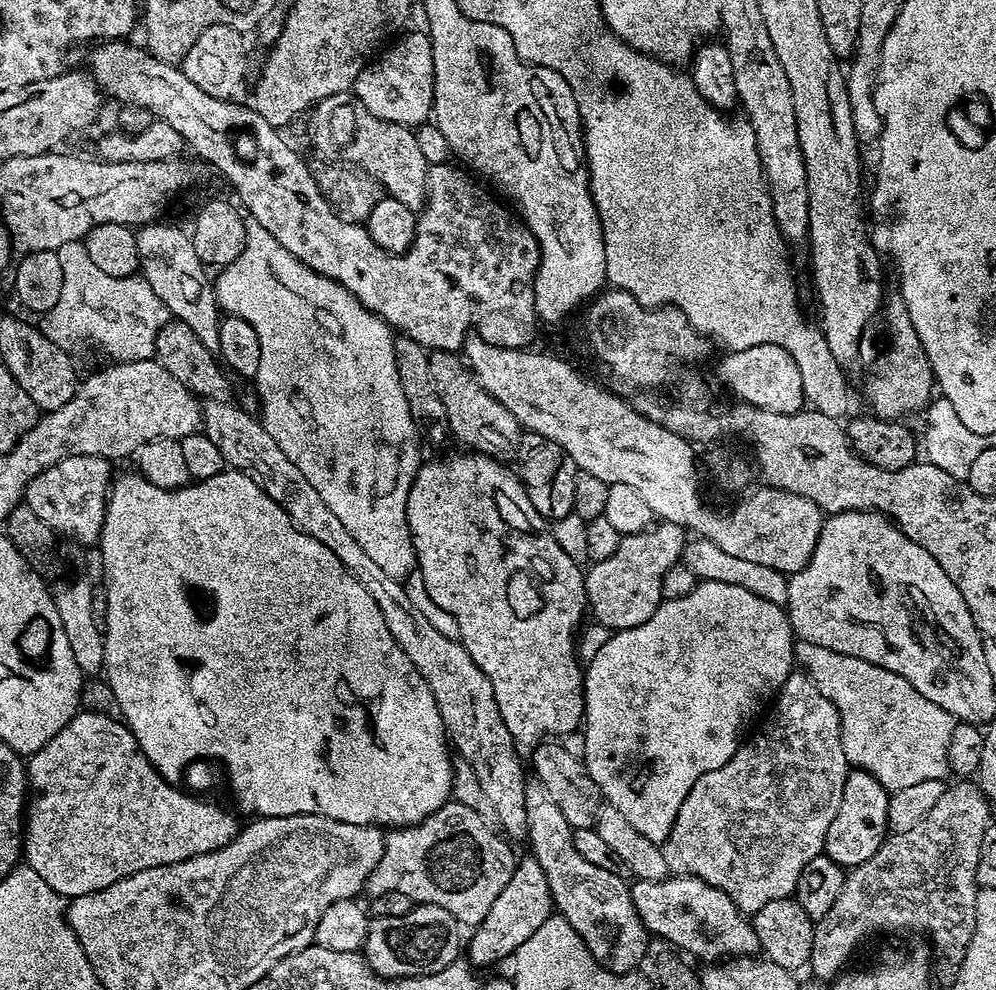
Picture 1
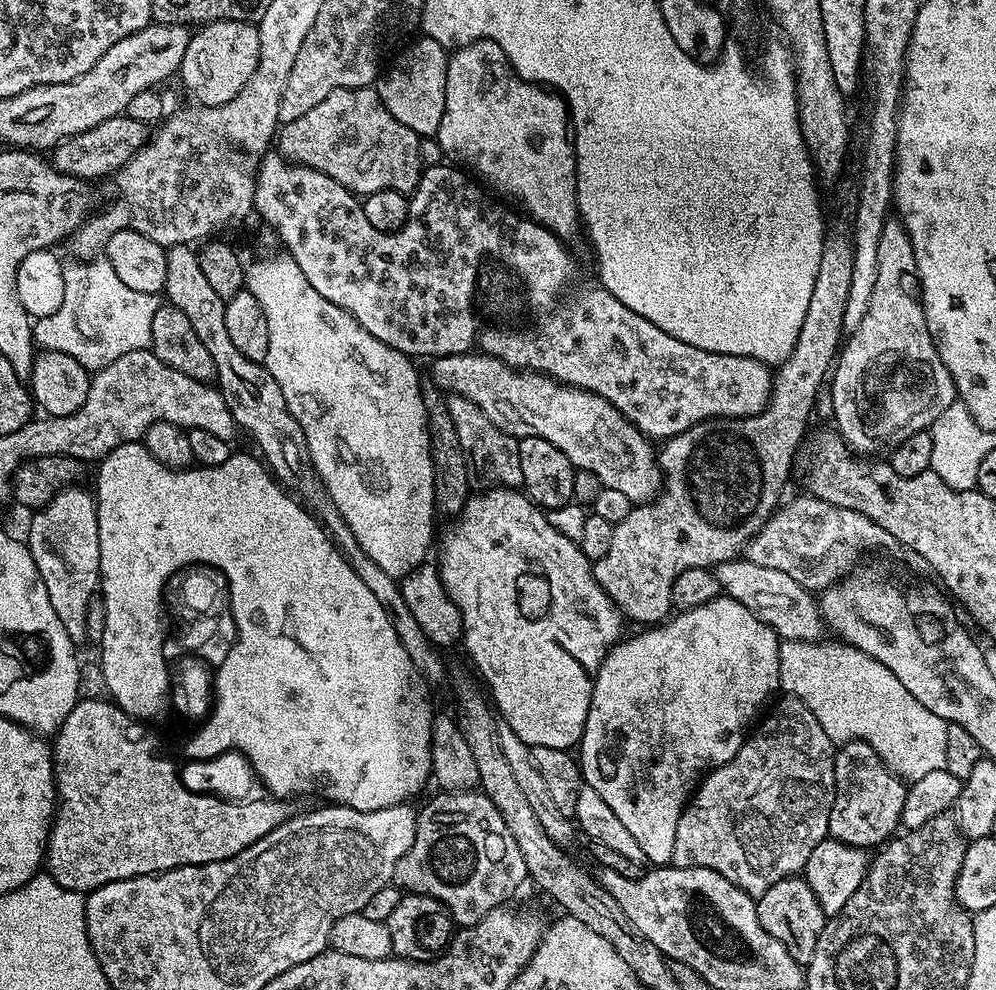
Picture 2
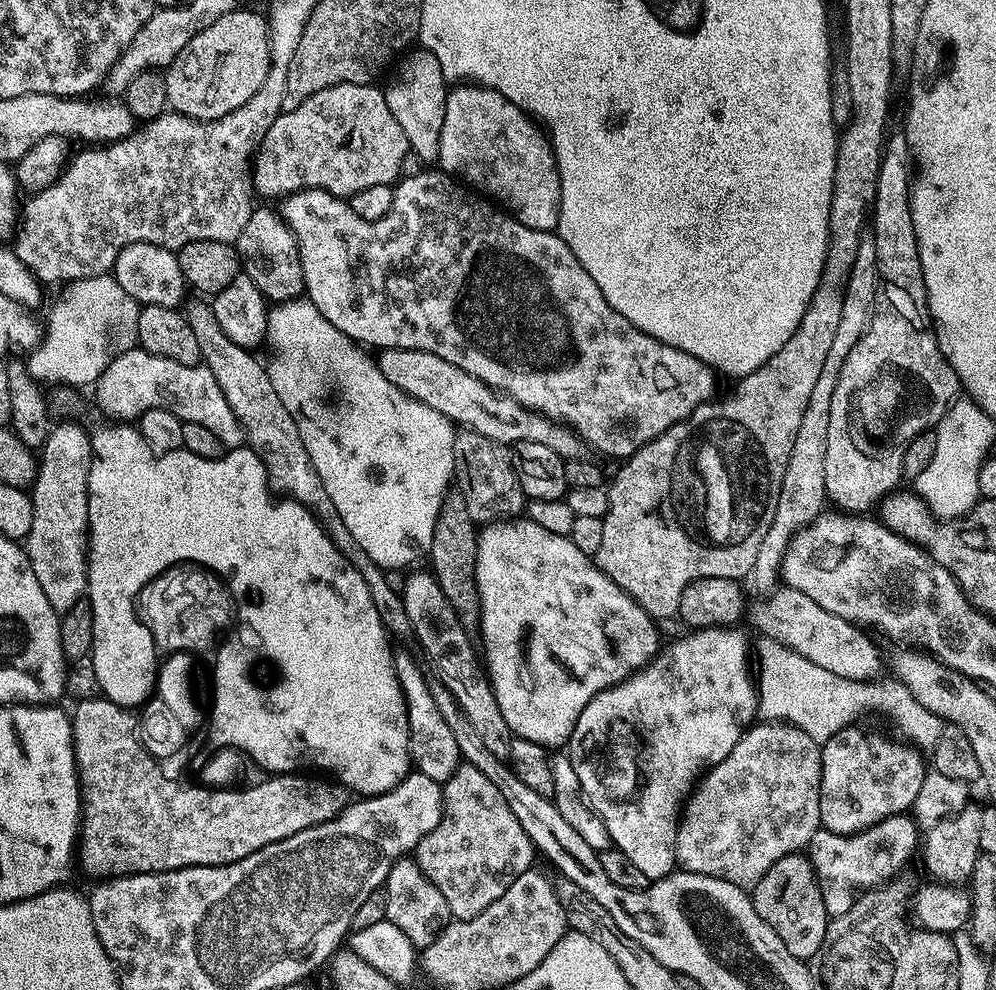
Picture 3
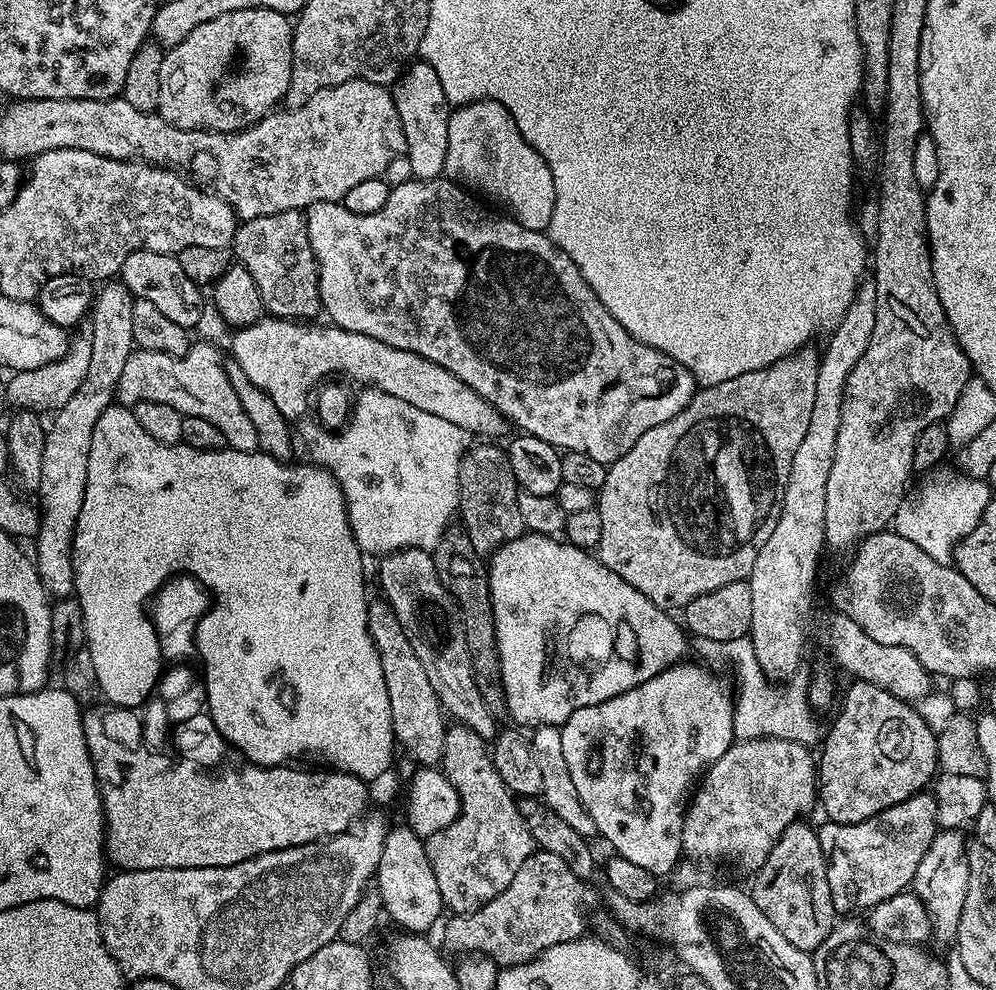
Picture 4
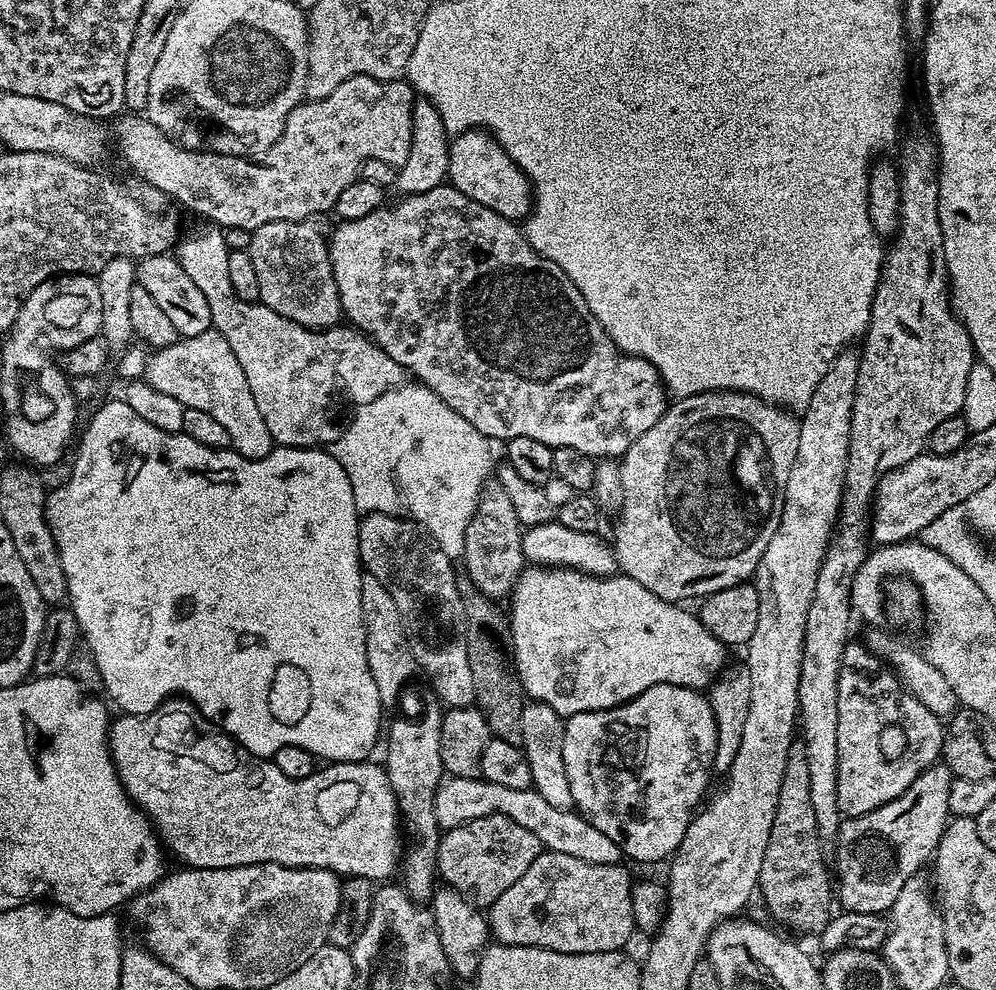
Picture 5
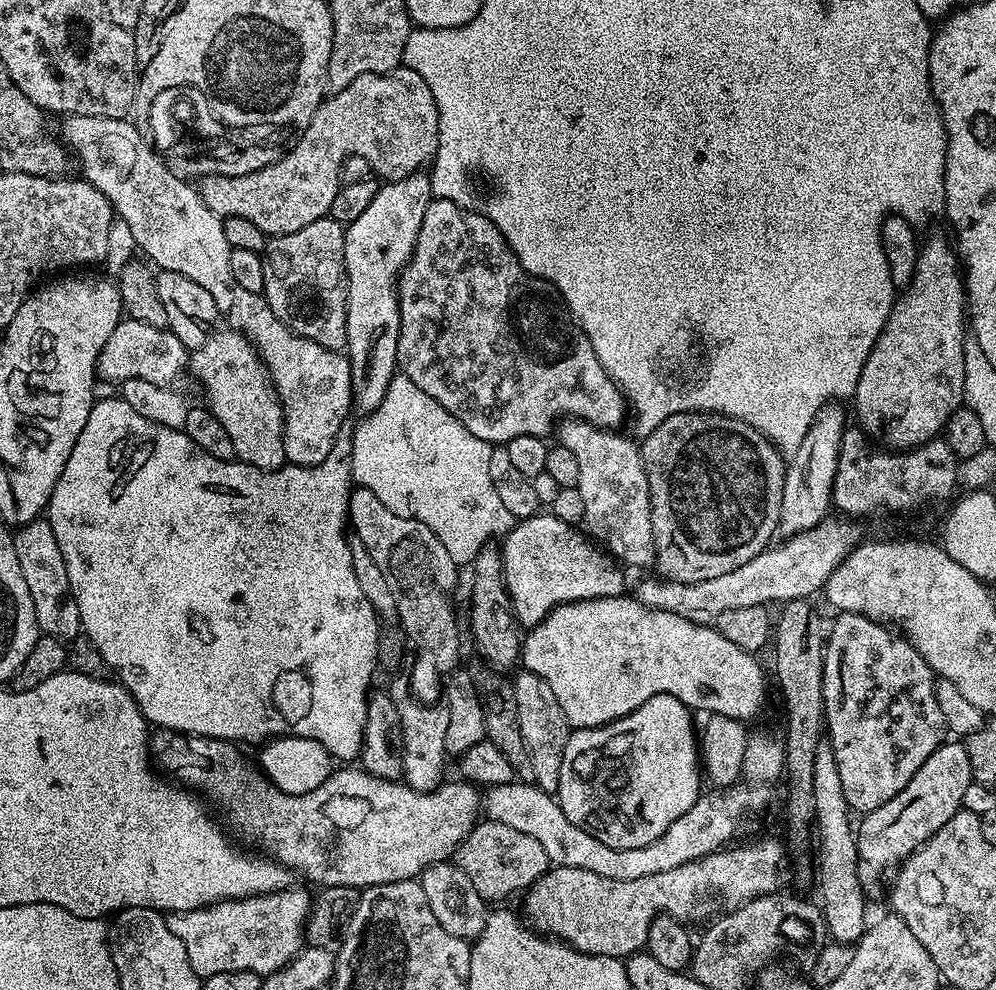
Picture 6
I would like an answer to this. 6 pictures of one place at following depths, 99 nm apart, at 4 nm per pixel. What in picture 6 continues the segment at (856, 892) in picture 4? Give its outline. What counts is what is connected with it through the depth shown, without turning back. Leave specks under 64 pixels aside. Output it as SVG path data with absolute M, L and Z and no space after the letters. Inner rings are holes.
M945 742L939 744L918 766L918 774L906 782L906 786L886 806L878 806L878 810L863 813L861 822L856 828L856 865L858 866L858 878L865 893L872 891L880 884L884 871L895 869L903 864L904 859L911 852L921 848L928 839L950 818L954 818L956 812L961 811L966 786L973 784L972 771L970 770L970 754L966 754L963 743Z

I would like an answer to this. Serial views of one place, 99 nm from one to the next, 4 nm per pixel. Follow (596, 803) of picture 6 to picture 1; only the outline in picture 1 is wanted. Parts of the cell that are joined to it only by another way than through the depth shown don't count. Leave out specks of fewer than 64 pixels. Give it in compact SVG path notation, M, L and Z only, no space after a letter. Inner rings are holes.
M700 580L694 586L694 590L690 590L685 596L664 600L658 606L658 610L654 610L654 614L646 618L646 622L642 622L642 626L621 628L613 631L609 636L612 637L593 654L592 661L586 664L586 671L582 676L584 681L584 718L582 721L584 752L582 751L582 759L588 768L590 778L594 778L594 782L599 786L601 797L606 798L611 807L623 814L626 822L634 826L634 830L650 838L650 842L663 845L674 826L678 810L682 802L686 802L686 794L690 794L694 782L698 782L702 774L710 774L710 770L718 770L718 766L726 766L726 762L734 758L734 754L742 743L741 737L745 735L743 734L744 727L760 711L763 713L769 707L770 701L779 693L786 678L793 672L794 633L785 609L781 605L763 600L758 594L742 586L732 586L730 582Z

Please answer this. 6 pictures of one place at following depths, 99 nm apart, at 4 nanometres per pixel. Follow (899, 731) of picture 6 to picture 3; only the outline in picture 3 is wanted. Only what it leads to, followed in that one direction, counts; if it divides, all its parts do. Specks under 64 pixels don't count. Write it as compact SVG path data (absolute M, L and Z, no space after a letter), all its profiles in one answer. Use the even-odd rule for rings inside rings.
M853 726L838 730L838 734L823 741L820 750L820 828L823 831L853 836L911 809L922 787L926 760L915 747L896 740L871 736L860 726Z

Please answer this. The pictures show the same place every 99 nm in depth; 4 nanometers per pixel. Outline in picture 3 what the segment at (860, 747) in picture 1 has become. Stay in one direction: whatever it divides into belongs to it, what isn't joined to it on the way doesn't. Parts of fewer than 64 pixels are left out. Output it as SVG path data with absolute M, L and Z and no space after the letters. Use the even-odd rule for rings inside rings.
M761 635L759 639L760 641L757 644L755 641L754 644L755 659L756 656L760 659L758 712L765 721L784 721L797 724L810 734L810 738L814 738L817 742L823 742L830 739L834 734L838 734L838 730L853 727L859 721L856 719L863 712L877 712L878 715L885 716L901 732L899 735L905 741L915 745L917 749L930 750L934 746L934 742L938 742L938 734L942 734L945 721L935 716L930 710L926 710L926 706L922 706L922 702L918 702L918 698L914 698L914 694L910 694L910 690L899 680L895 678L889 678L889 680L880 680L881 678L851 680L844 678L830 670L824 670L822 666L814 666L814 662L810 662L810 658L802 658L802 654L798 654L793 648L788 648L774 638Z

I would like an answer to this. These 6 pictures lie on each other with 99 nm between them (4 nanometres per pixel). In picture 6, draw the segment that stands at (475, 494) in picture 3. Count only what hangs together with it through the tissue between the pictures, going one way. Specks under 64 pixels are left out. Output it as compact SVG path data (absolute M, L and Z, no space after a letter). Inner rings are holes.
M489 546L476 555L472 571L472 636L476 639L479 659L497 672L515 669L522 656L522 625L512 609L508 587L504 581L504 558L499 547Z

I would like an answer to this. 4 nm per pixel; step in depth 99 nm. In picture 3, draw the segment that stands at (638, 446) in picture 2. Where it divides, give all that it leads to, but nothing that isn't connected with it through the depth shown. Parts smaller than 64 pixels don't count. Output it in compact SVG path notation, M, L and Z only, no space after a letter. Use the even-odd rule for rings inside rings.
M385 348L379 353L378 363L382 374L386 374L386 378L390 378L390 382L394 382L407 396L430 406L430 410L438 410L438 414L447 420L472 428L500 444L512 446L518 440L542 442L542 446L550 446L550 450L565 458L579 457L583 453L580 451L586 447L585 441L571 427L524 407L512 396L505 396L486 382L474 378L474 374L466 374L466 370L454 366L454 362L438 358L438 354L409 348Z

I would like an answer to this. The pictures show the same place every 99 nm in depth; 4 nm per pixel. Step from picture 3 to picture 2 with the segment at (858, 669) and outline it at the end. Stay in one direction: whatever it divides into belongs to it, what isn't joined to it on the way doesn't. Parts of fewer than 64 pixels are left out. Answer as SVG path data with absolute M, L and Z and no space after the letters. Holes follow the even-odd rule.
M743 558L727 560L715 565L714 571L720 591L723 595L734 598L746 606L762 622L766 622L775 630L781 640L814 640L819 641L825 635L826 625L820 617L820 605L813 593L803 588L790 574L782 574L782 570L769 570L766 566L757 566Z

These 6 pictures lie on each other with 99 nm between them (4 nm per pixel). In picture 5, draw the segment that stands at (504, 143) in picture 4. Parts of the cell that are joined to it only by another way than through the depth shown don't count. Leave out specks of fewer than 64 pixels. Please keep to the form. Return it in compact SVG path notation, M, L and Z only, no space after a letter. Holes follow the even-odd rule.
M487 130L462 132L451 141L447 179L452 187L462 190L466 198L490 206L490 210L502 214L507 220L523 221L532 210L534 193L531 180Z

